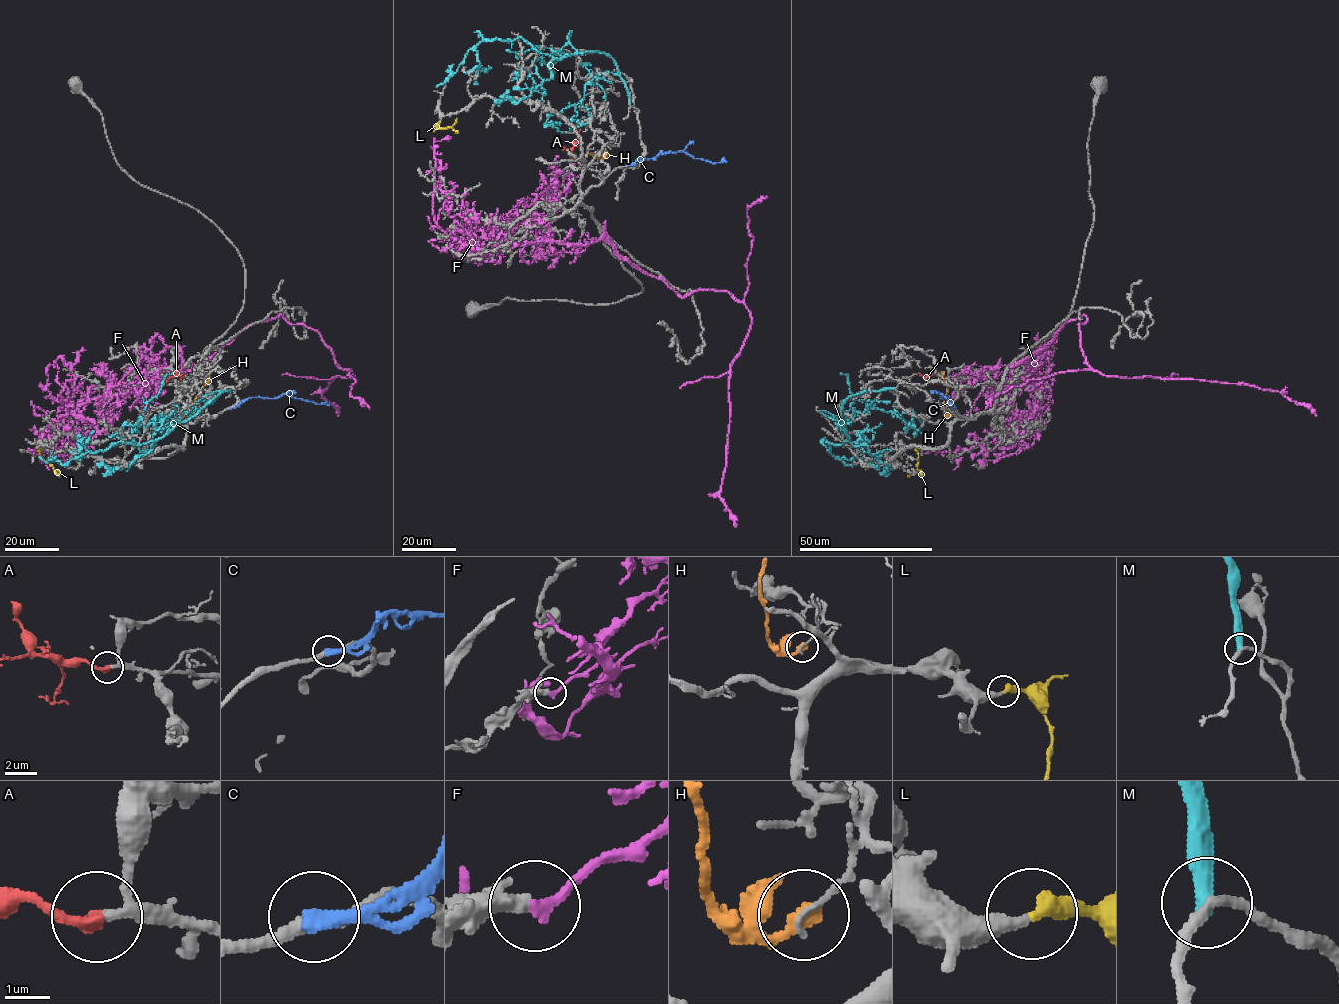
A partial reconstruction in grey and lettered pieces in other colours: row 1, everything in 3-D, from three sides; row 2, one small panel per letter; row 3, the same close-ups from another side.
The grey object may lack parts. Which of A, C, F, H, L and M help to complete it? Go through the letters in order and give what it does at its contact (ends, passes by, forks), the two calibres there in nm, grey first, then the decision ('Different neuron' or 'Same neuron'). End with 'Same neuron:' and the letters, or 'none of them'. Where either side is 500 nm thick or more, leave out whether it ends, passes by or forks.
A: It ends there. Thickness 200 nm (grey) against 360 nm. Same neuron
C: It ends there. Thickness 280 nm (grey) against 320 nm. Different neuron
F: It ends there. Thickness 440 nm (grey) against 240 nm. Different neuron
H: It ends there. Thickness 130 nm (grey) against 260 nm. Different neuron
L: It ends there. Thickness 360 nm (grey) against 400 nm. Same neuron
M: It ends there. Thickness 200 nm (grey) against 440 nm. Different neuron
Same neuron: A, L

